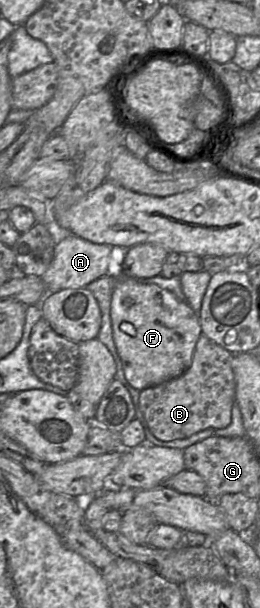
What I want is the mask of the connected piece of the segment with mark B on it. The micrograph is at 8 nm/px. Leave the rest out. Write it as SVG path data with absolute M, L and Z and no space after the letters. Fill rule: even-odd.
M201 334L195 346L192 364L180 377L140 391L141 412L157 439L184 439L208 428L222 429L230 424L236 393L233 356Z

